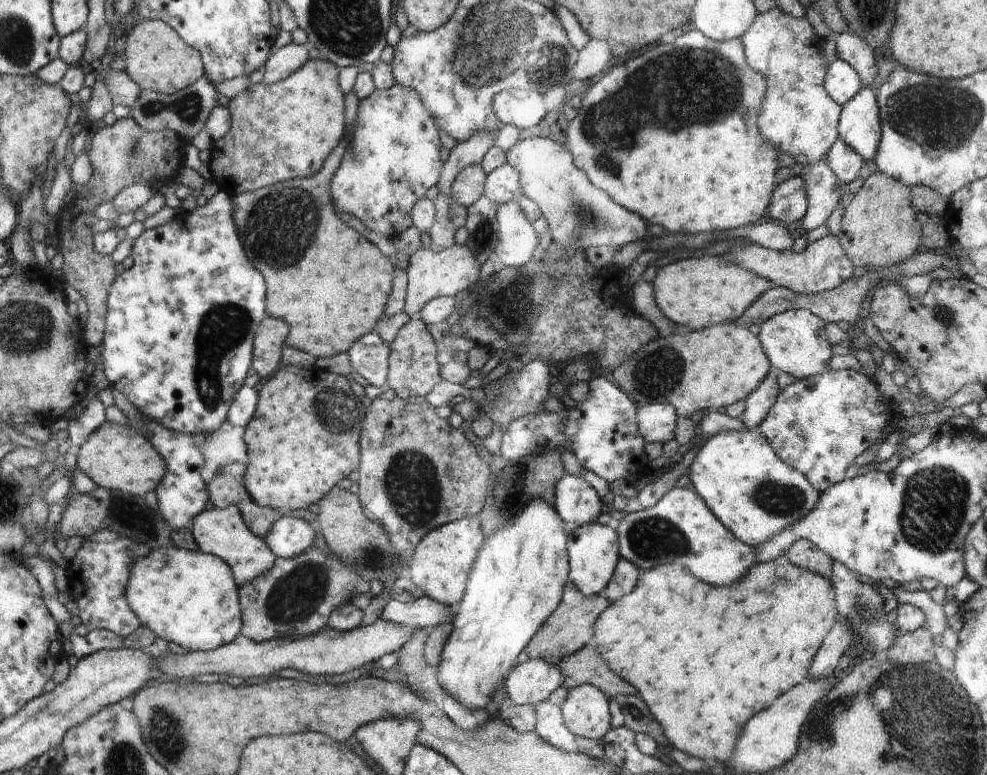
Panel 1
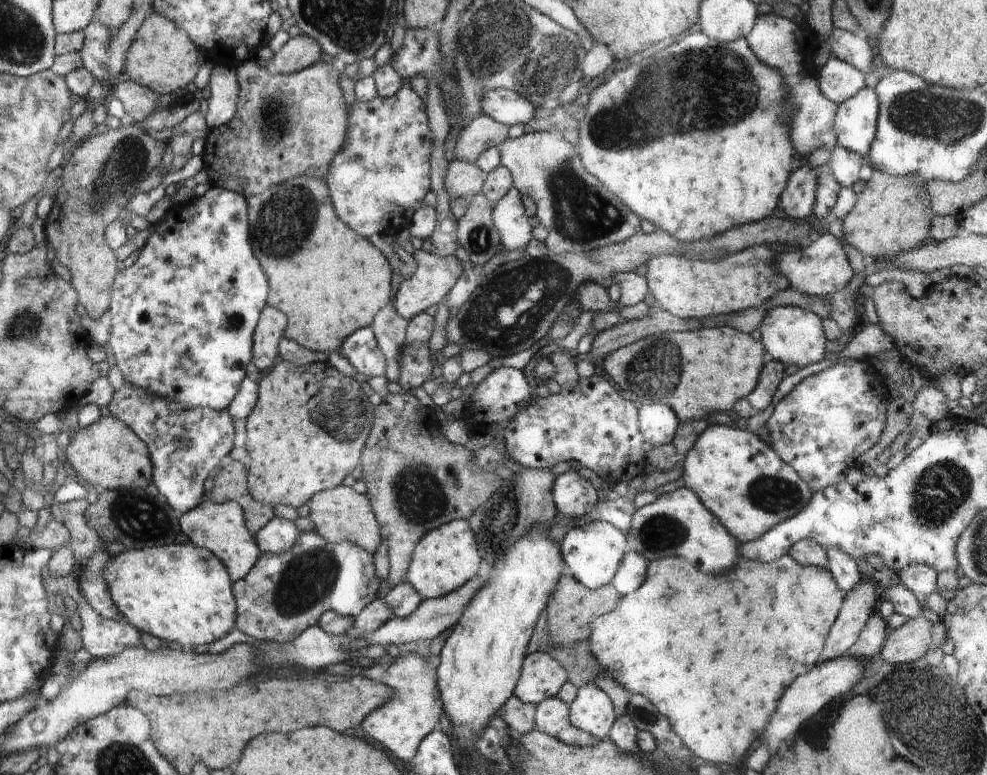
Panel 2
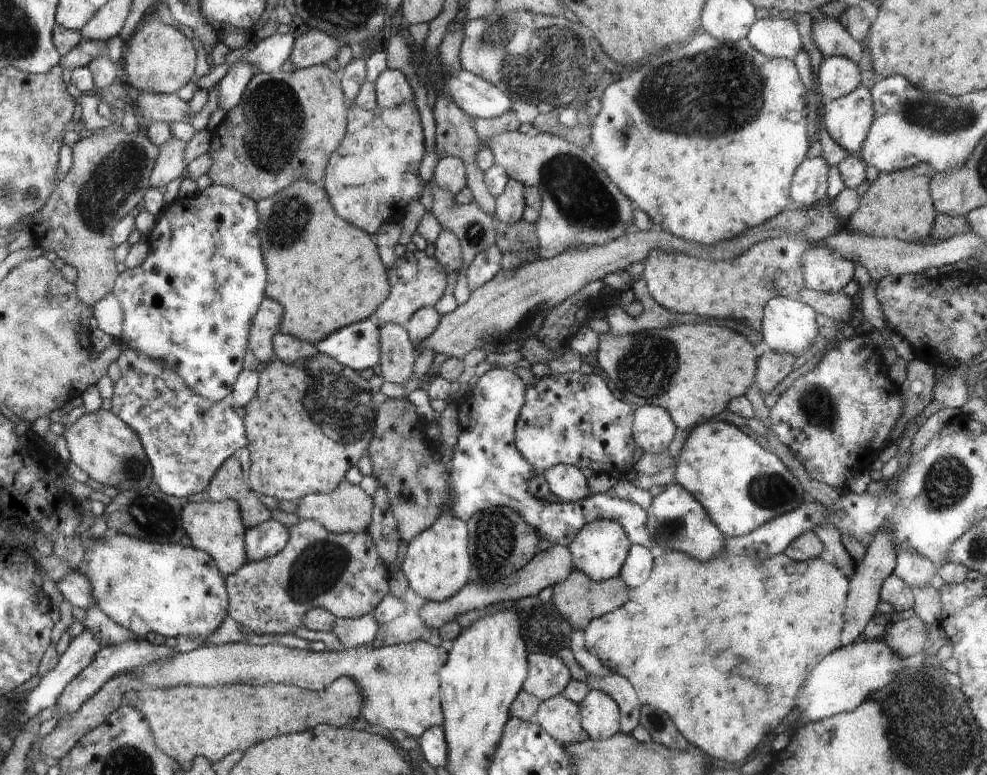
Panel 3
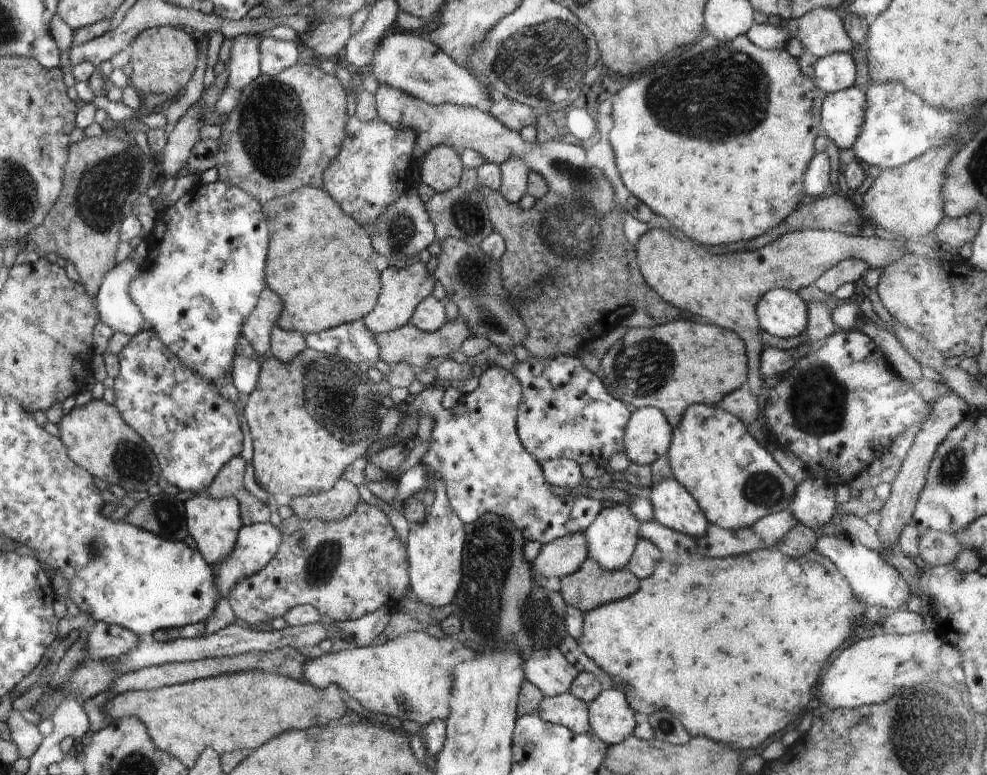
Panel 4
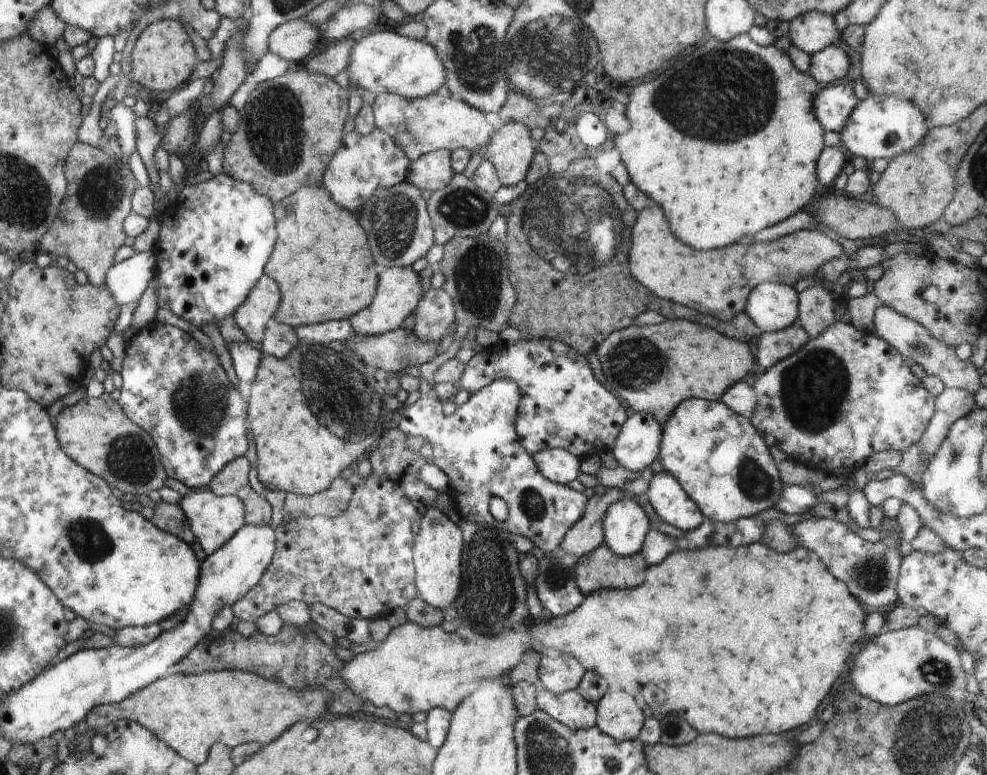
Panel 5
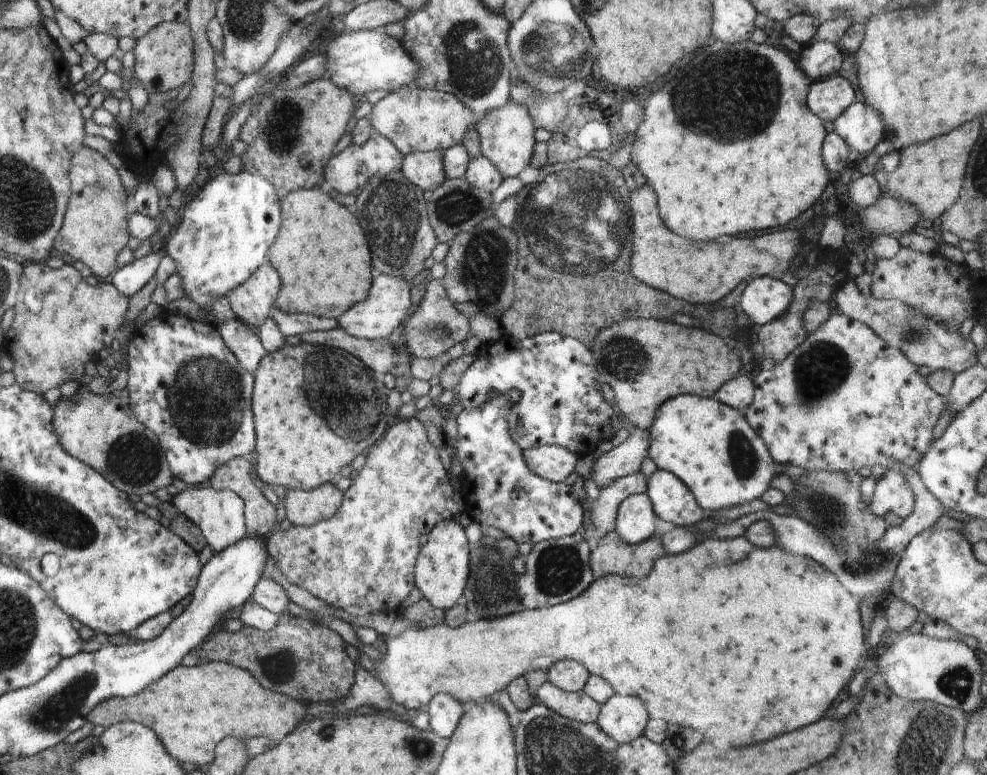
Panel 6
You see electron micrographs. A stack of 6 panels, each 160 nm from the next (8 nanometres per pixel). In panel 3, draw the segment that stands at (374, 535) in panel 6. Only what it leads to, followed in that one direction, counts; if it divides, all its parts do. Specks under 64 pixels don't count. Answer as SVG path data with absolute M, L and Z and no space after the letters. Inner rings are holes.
M299 520L287 526L290 540L282 552L263 561L246 562L229 574L227 589L231 595L230 615L238 622L250 628L256 634L290 634L303 626L303 618L308 610L323 608L335 618L357 619L372 613L388 590L388 572L380 562L376 542L368 530L357 533L333 533L321 522Z

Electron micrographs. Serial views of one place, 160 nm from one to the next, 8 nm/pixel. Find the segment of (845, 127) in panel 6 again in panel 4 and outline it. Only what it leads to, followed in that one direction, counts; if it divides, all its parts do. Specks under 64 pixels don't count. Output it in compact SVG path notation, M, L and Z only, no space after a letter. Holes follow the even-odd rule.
M900 82L872 83L865 90L864 120L853 144L855 158L867 166L879 166L881 170L895 169L924 154L933 146L941 145L948 137L957 135L957 126L964 116L952 116L928 106L914 92L904 88Z

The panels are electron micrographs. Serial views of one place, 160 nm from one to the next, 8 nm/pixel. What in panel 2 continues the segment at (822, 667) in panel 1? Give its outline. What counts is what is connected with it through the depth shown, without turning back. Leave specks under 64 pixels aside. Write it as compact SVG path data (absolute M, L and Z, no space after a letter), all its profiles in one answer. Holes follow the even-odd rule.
M860 582L845 593L842 608L820 651L818 664L847 654L850 646L858 640L867 620L876 611L874 604L878 604L878 601L872 582Z

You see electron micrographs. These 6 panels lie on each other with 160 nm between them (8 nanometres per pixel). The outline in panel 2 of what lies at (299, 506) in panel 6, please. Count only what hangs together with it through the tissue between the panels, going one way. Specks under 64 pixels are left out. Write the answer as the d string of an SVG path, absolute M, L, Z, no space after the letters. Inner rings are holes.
M344 485L320 491L311 498L309 506L309 517L314 523L314 529L329 543L348 541L373 554L383 540L382 527L379 525L370 499L366 494L354 491L352 487Z

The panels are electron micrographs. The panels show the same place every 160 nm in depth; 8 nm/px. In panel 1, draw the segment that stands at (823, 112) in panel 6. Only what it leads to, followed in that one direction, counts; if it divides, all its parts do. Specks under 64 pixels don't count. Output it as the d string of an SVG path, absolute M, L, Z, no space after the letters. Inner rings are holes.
M862 87L843 107L838 121L839 138L864 160L874 160L881 143L881 118L876 91Z

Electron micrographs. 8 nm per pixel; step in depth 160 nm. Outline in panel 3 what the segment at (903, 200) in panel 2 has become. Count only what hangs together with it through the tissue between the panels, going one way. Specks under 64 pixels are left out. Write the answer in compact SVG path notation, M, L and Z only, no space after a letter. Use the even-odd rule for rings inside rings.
M928 163L891 173L880 173L860 197L860 206L849 218L850 228L856 233L871 237L894 237L913 243L930 239L938 213L929 191L929 182L934 173L935 170Z

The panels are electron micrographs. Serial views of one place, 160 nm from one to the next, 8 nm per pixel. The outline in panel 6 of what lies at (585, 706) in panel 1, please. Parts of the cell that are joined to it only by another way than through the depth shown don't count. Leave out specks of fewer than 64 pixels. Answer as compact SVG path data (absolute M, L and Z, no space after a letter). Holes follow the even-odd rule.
M615 692L601 704L597 723L609 737L624 744L642 735L649 720L643 699L632 693Z

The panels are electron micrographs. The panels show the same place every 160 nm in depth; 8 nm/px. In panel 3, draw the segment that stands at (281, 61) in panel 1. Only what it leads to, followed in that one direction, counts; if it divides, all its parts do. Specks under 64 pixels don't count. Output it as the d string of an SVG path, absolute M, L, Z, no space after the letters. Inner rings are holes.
M311 29L295 39L289 60L296 68L312 65L326 65L331 58L336 58L340 42L326 31Z

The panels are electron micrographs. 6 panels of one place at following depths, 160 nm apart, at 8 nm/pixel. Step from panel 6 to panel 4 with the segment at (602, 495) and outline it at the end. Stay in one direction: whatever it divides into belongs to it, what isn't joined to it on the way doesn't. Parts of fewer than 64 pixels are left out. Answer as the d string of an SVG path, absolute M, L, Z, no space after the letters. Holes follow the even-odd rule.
M569 534L542 545L532 568L548 578L562 578L576 572L588 557L585 534Z

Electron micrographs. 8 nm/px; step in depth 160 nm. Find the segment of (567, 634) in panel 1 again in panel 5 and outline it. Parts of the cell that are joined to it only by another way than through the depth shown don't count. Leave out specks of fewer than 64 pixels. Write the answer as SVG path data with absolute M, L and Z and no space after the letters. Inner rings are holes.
M602 543L592 552L579 558L576 568L577 585L584 596L604 587L615 589L634 588L634 586L640 586L644 582L644 574L647 567L648 564L642 553L620 556L612 552L606 543Z

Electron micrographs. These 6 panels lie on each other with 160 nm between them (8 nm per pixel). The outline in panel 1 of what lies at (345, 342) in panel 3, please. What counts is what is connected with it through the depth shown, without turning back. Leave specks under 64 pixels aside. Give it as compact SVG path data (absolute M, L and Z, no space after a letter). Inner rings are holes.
M372 331L351 346L348 356L354 373L374 386L382 386L390 372L390 347Z

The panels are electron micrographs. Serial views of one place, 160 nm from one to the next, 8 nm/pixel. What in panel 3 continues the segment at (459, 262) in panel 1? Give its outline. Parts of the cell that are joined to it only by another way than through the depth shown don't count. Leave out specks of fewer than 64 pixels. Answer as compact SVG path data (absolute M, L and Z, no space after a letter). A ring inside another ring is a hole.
M417 251L411 256L413 259L417 259L418 272L408 282L400 280L396 273L395 266L388 269L388 278L391 281L391 296L375 310L372 318L379 325L384 323L394 323L395 325L403 326L407 328L408 321L414 316L418 310L433 306L442 298L444 290L446 290L446 270L440 264L435 257L430 258L424 251Z

